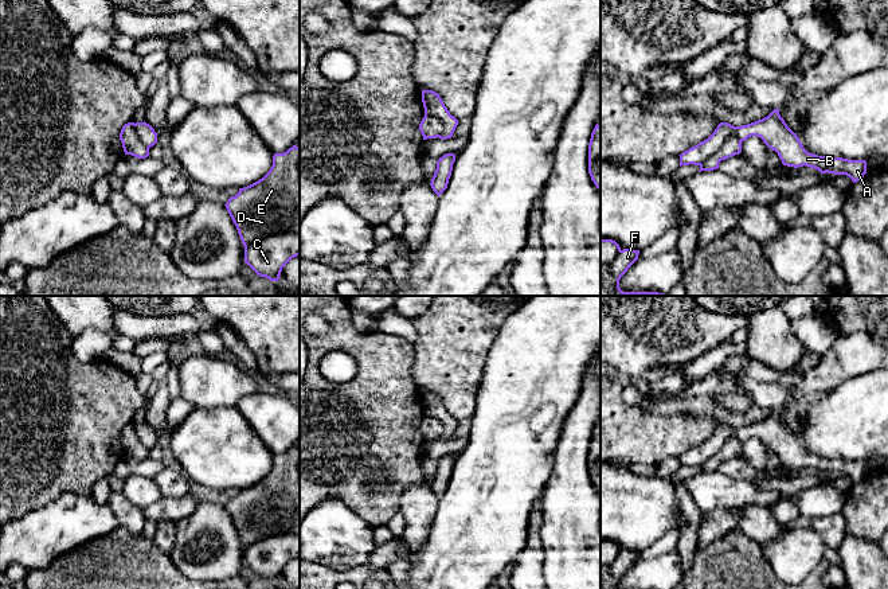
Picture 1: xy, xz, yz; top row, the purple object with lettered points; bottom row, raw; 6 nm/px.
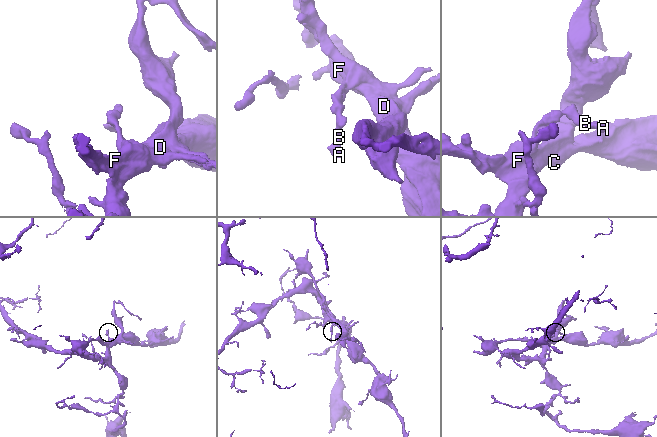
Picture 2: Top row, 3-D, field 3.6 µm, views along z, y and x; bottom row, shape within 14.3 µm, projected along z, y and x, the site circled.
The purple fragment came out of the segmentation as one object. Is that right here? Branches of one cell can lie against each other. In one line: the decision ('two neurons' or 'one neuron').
two neurons

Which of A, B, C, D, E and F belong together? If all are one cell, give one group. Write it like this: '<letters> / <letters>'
A B D E F / C

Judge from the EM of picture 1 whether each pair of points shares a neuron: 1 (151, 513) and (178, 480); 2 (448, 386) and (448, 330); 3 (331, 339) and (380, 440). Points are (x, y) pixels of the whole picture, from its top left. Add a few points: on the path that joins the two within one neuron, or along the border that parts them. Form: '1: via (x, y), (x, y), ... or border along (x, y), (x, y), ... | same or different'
1: border along (188, 492), (178, 498), (161, 496) | different
2: via (449, 373), (449, 343) | same
3: via (360, 352), (380, 373), (380, 410) | same

